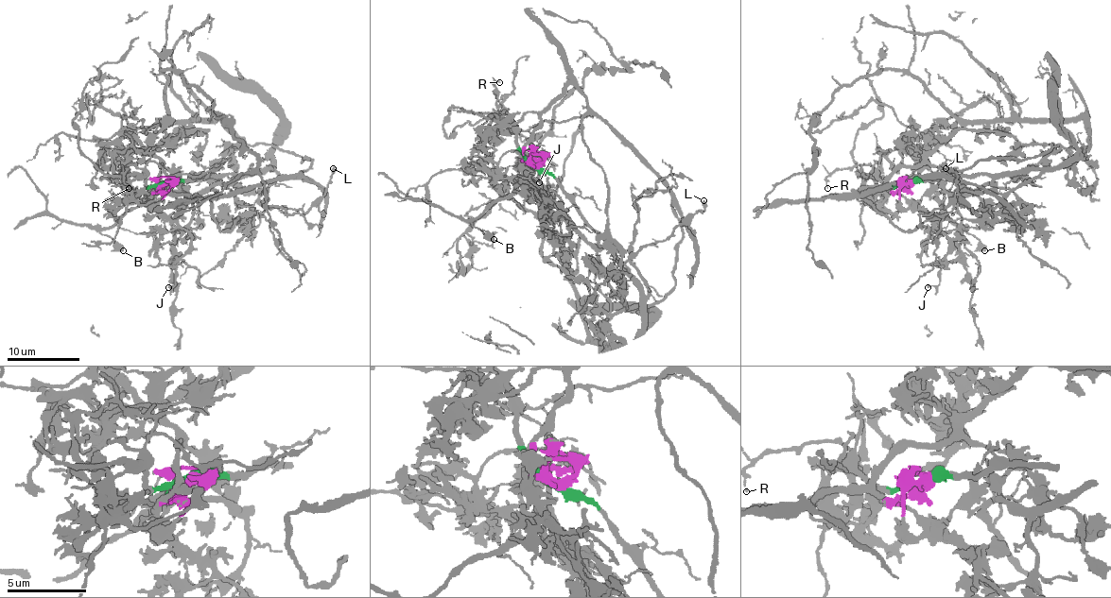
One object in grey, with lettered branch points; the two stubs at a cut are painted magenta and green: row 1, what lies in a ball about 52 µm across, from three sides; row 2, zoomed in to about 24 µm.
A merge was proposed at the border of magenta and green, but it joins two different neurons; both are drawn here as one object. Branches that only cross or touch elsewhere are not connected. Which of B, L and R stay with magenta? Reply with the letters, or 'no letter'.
no letter

